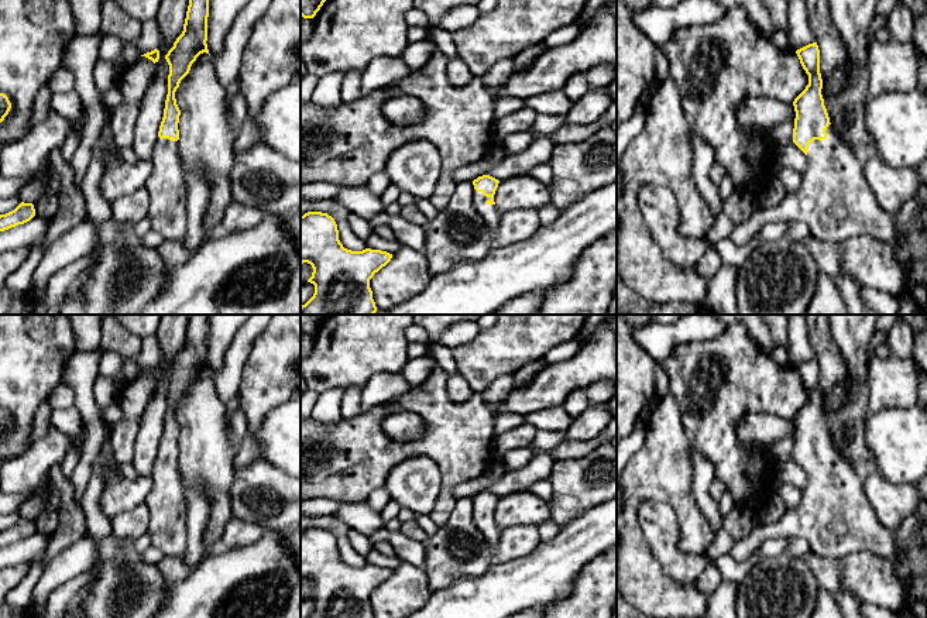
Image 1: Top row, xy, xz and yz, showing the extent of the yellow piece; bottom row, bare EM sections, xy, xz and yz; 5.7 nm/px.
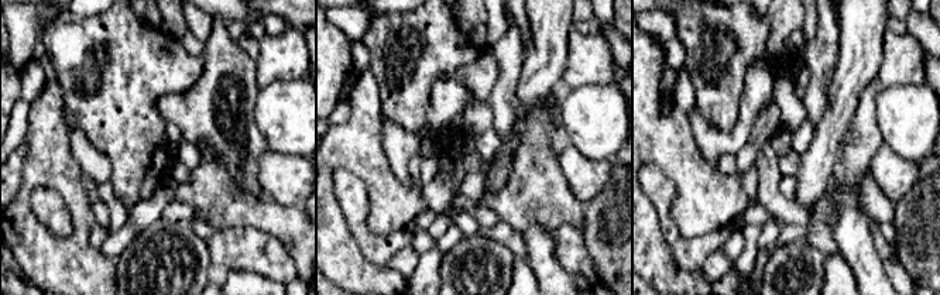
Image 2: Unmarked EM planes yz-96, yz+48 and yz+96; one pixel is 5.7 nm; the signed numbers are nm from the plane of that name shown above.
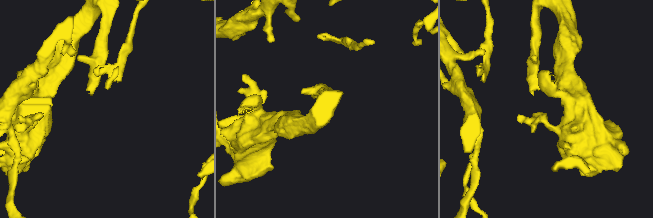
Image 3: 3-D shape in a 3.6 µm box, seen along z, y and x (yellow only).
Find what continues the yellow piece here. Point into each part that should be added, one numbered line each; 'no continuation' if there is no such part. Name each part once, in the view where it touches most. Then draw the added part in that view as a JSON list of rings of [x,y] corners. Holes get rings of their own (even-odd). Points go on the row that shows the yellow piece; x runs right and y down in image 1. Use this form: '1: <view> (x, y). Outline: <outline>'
1: yz (834, 201). Outline: [[[831,124],[825,133],[825,140],[814,140],[808,144],[808,165],[800,188],[786,193],[776,207],[758,209],[746,222],[735,226],[729,234],[734,244],[744,246],[751,236],[759,233],[763,224],[775,220],[803,223],[811,237],[827,243],[842,243],[856,236],[869,234],[889,246],[896,244],[897,234],[893,214],[879,207],[854,150],[837,135]]]

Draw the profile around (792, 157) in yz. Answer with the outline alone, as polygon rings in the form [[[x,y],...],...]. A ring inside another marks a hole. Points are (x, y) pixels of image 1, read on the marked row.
[[[790,143],[783,148],[777,148],[776,164],[779,166],[794,169],[800,174],[804,174],[808,161],[807,155],[794,143]]]

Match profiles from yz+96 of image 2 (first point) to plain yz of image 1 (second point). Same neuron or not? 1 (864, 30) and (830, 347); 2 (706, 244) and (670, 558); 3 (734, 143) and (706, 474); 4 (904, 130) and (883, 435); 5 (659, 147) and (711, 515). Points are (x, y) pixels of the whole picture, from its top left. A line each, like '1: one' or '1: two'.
1: two
2: one
3: one
4: one
5: two

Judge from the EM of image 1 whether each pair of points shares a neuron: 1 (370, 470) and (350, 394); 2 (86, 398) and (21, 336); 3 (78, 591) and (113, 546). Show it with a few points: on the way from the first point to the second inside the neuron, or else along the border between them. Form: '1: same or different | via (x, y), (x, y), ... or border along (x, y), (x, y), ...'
1: different | border along (361, 409), (352, 416), (343, 418)
2: different | border along (76, 350), (67, 363), (61, 381)
3: different | border along (92, 570), (93, 580), (88, 591), (78, 601)

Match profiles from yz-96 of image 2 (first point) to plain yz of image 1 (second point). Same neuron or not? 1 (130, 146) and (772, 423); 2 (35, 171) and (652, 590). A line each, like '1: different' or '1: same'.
1: different
2: same

